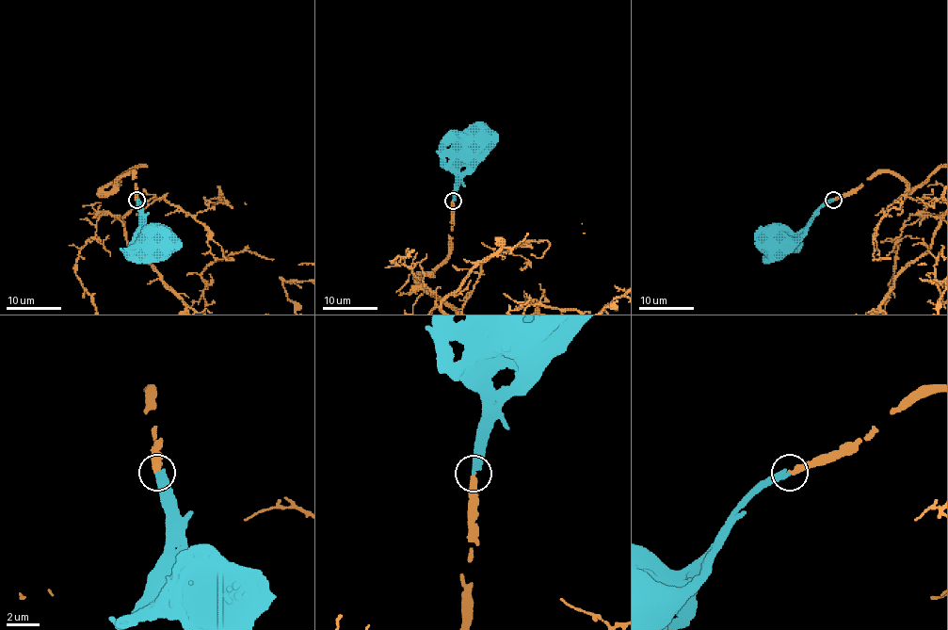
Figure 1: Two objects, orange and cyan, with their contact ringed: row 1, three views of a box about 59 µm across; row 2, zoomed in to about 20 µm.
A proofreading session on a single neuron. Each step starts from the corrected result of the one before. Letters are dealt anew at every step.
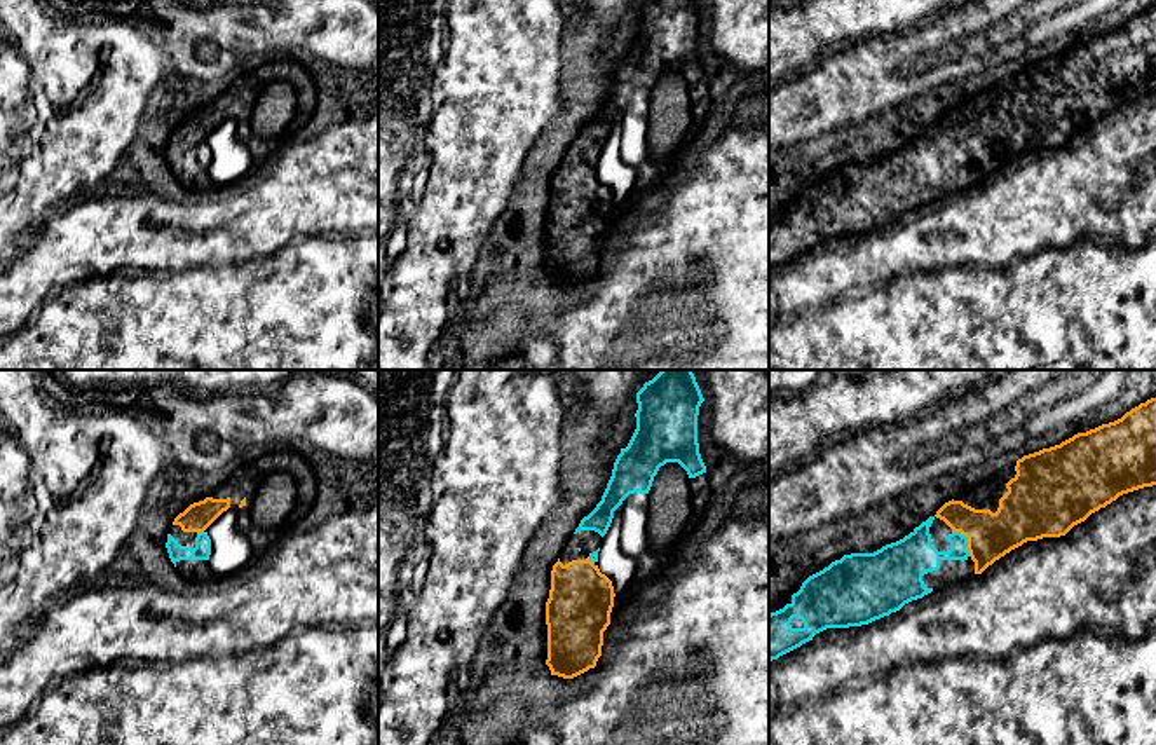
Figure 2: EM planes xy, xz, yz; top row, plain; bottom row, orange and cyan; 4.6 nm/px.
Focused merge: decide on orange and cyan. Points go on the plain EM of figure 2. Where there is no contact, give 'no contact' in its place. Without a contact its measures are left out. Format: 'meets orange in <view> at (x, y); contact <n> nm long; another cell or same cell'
meets orange in yz at (968, 149); contact 150 nm long; same cell

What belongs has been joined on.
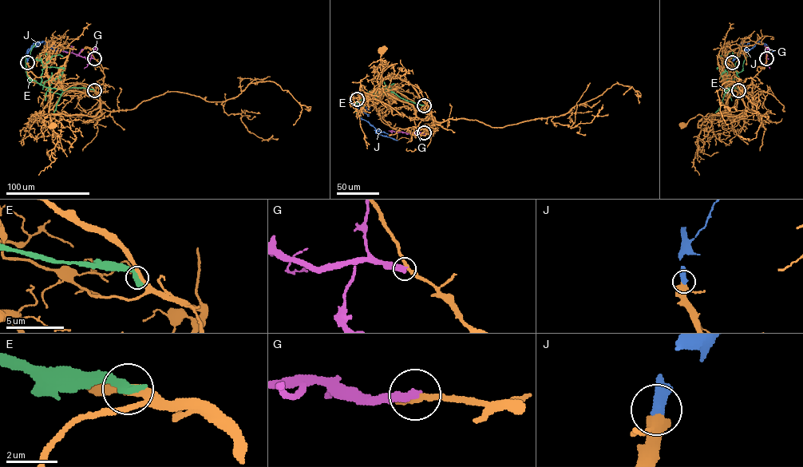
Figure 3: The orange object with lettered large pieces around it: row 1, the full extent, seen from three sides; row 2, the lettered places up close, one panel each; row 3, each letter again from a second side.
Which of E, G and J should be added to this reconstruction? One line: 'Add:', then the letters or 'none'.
Add: J

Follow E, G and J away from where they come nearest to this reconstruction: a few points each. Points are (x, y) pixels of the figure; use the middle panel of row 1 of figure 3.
E: (424, 105), (407, 100), (393, 92), (371, 94), (373, 90), (367, 92), (360, 102), (365, 106)
G: (424, 132), (390, 130), (392, 132)
J: (357, 98), (358, 116), (373, 127), (376, 132), (397, 140)

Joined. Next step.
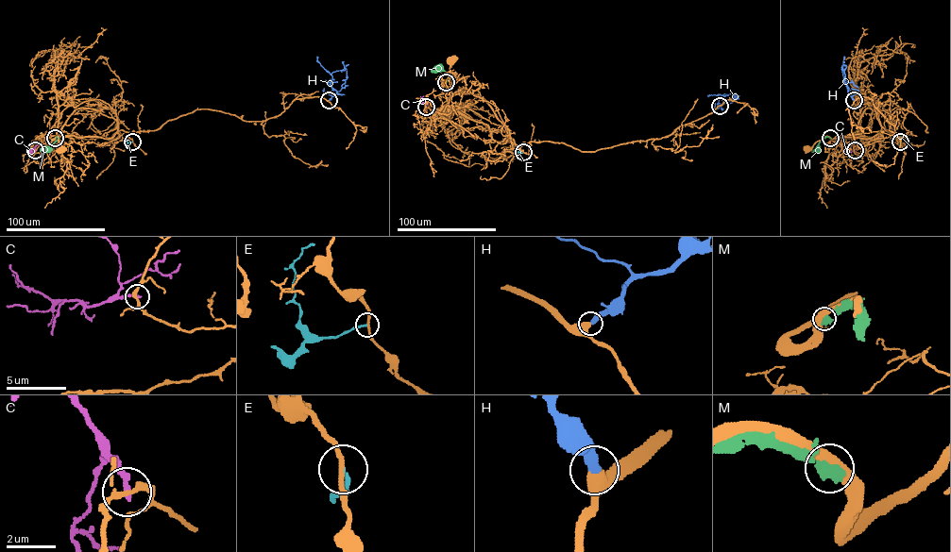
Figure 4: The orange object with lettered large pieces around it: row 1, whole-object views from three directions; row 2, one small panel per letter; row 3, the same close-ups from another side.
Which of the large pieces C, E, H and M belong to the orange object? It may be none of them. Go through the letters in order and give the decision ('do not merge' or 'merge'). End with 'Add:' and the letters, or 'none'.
C: do not merge
E: do not merge
H: merge
M: do not merge
Add: H

